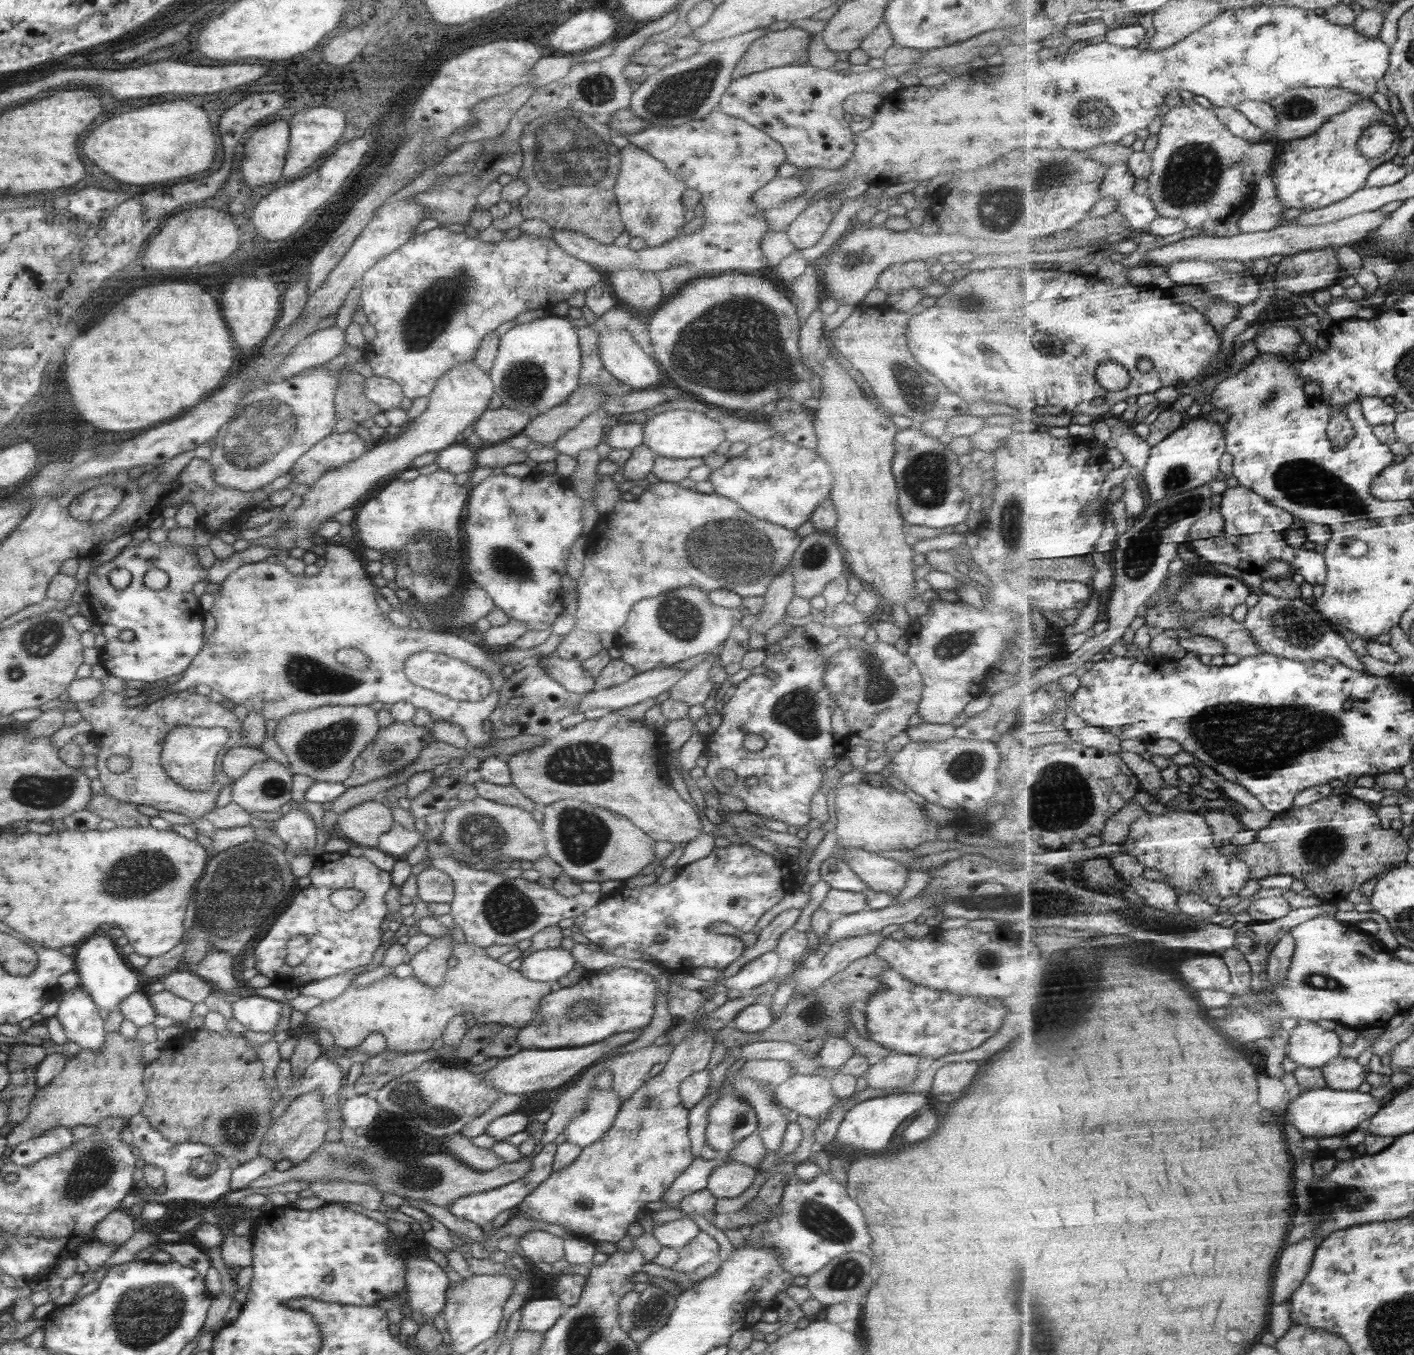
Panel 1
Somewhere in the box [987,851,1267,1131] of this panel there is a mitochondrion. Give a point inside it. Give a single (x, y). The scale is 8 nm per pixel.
(1150, 922)

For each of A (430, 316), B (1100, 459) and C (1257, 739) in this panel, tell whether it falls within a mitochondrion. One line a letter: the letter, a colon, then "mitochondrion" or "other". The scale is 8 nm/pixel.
A: mitochondrion
B: other
C: mitochondrion

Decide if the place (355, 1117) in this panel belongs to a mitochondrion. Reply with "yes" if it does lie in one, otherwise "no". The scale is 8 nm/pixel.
no

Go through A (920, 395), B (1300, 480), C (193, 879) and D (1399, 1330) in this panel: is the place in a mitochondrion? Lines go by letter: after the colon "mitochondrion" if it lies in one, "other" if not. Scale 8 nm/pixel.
A: mitochondrion
B: mitochondrion
C: mitochondrion
D: mitochondrion

